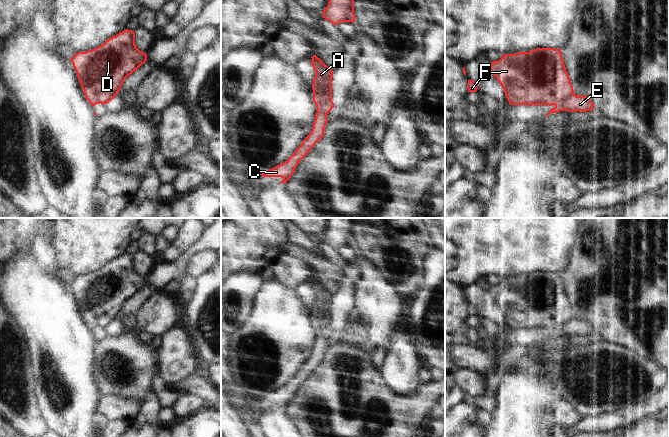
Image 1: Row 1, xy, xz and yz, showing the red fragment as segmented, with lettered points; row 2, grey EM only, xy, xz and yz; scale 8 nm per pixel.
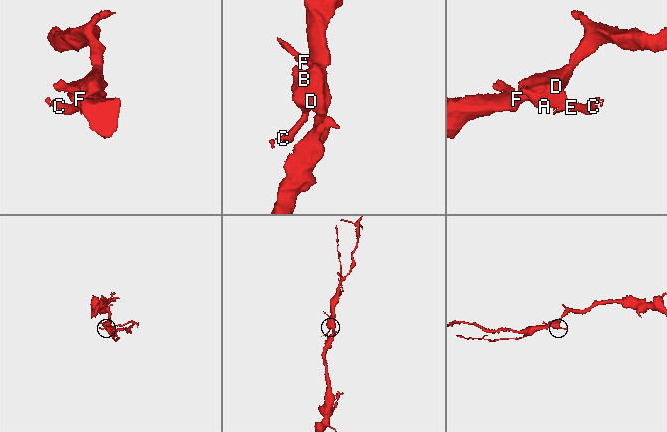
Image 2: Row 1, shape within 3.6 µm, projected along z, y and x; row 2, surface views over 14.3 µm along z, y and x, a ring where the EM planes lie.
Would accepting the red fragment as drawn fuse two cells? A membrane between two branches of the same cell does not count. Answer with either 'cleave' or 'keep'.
cleave

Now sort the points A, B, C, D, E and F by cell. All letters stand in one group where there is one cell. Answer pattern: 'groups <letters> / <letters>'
groups A B D F / C E

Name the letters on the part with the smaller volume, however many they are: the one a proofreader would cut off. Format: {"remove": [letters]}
{"remove": ["C", "E"]}

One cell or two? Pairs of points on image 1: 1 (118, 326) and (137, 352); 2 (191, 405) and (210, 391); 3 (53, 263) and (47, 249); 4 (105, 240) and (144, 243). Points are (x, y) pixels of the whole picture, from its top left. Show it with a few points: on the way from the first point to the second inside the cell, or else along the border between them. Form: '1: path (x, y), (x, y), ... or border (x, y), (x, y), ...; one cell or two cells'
1: border (127, 328), (118, 335), (109, 336); two cells
2: border (179, 393), (192, 393), (202, 399); two cells
3: path (50, 260), (47, 257), (47, 252); one cell
4: border (141, 231), (138, 235); two cells

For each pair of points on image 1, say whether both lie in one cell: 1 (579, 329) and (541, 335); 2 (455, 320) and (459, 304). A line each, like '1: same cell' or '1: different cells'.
1: same cell
2: same cell

